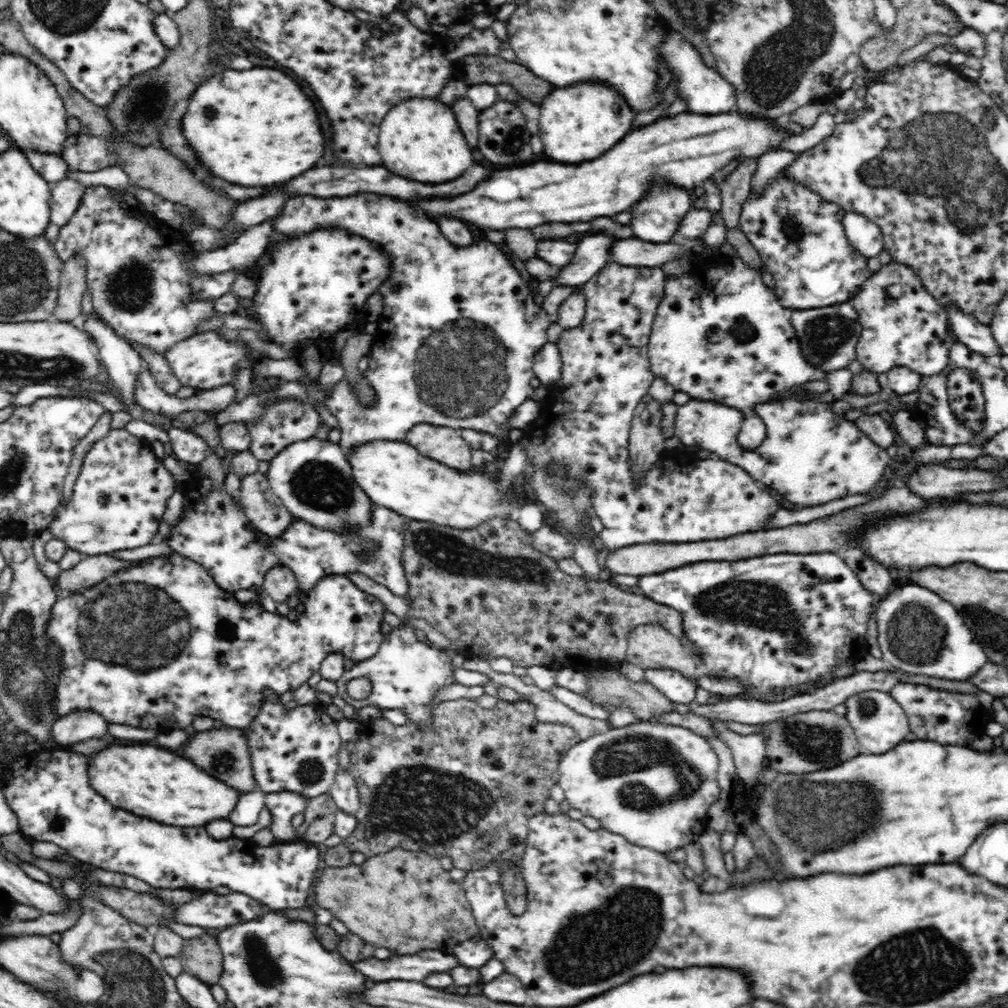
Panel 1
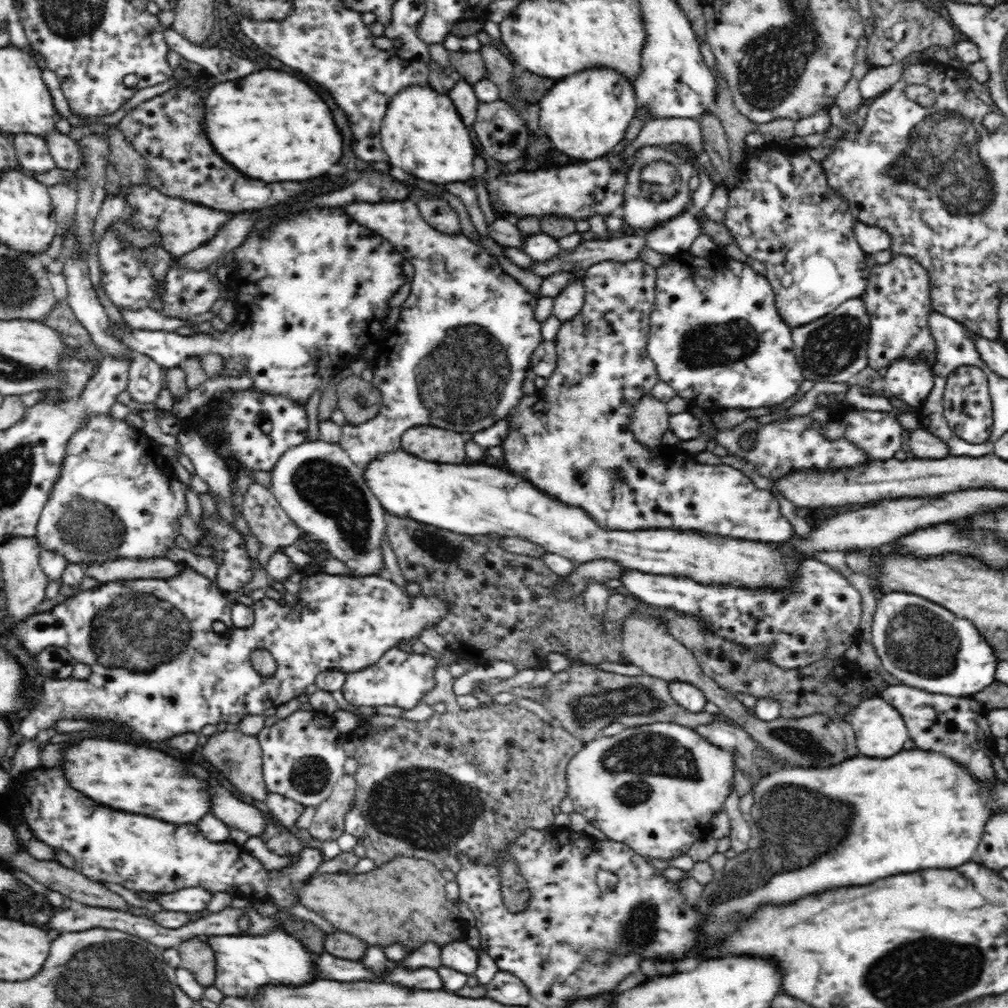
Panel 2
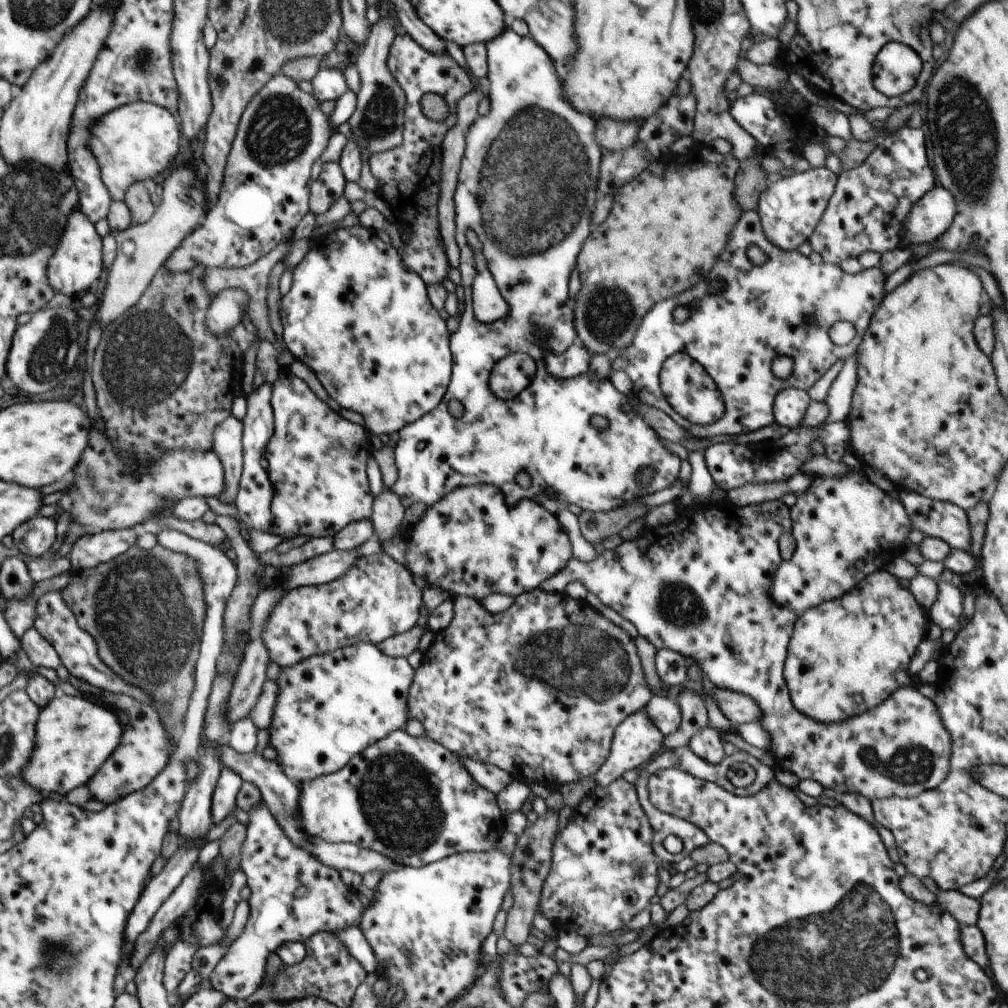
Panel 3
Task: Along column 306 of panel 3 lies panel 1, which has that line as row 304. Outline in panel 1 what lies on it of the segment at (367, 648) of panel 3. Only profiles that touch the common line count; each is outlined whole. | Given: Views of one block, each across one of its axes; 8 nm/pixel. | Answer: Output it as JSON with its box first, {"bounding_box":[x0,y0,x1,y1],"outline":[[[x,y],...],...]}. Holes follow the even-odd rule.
{"bounding_box":[648,252,826,411],"outline":[[[725,252],[724,268],[714,272],[716,278],[712,278],[712,272],[708,272],[708,282],[702,280],[702,278],[689,276],[689,274],[667,278],[663,297],[658,303],[648,346],[649,363],[655,378],[662,378],[666,384],[671,384],[676,391],[686,392],[694,400],[711,400],[737,408],[740,411],[752,409],[754,405],[769,402],[777,398],[786,389],[798,387],[800,384],[812,382],[812,380],[824,380],[826,372],[810,366],[806,362],[805,356],[802,356],[802,346],[791,323],[792,311],[781,305],[775,292],[762,281],[760,273],[756,269],[752,269],[749,264],[744,263],[737,255],[732,252]]]}

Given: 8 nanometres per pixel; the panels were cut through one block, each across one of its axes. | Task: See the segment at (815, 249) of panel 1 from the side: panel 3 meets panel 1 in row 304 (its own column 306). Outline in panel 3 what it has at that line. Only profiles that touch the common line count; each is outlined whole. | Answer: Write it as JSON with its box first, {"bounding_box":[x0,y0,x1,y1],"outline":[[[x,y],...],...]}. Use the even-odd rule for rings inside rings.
{"bounding_box":[299,729,505,867],"outline":[[[405,729],[371,744],[339,771],[299,786],[301,821],[307,835],[329,843],[359,844],[405,867],[421,867],[466,851],[494,849],[505,830],[505,815],[495,794],[472,778],[457,754],[428,735],[412,737]]]}

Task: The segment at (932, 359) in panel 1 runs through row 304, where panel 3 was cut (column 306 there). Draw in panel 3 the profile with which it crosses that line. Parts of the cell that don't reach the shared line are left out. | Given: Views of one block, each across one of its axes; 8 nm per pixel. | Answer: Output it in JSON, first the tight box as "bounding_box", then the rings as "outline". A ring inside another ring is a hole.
{"bounding_box":[208,802,364,1004],"outline":[[[264,802],[248,814],[247,835],[241,848],[241,870],[247,876],[247,885],[251,890],[248,900],[250,916],[242,929],[243,933],[231,942],[225,957],[218,962],[208,977],[214,989],[223,992],[228,999],[237,1001],[239,1004],[244,1004],[246,998],[250,998],[263,984],[266,960],[270,954],[274,954],[279,949],[279,946],[306,942],[313,934],[319,932],[332,934],[346,927],[359,926],[364,910],[358,896],[351,887],[347,887],[342,882],[337,870],[320,864],[320,861],[308,851],[290,842]],[[300,886],[306,888],[306,893],[303,896],[296,896],[294,892]]]}

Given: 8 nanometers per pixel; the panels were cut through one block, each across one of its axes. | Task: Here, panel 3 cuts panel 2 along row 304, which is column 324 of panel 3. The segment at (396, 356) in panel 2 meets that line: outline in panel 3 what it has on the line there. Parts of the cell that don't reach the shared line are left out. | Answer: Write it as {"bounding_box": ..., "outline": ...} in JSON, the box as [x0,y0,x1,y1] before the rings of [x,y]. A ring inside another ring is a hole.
{"bounding_box":[267,368,374,539],"outline":[[[283,368],[278,380],[272,383],[274,434],[267,446],[267,473],[273,486],[271,500],[272,524],[269,530],[283,539],[295,536],[316,538],[335,536],[351,522],[370,519],[374,496],[367,477],[367,462],[373,454],[366,427],[344,419],[308,387],[308,384]]]}

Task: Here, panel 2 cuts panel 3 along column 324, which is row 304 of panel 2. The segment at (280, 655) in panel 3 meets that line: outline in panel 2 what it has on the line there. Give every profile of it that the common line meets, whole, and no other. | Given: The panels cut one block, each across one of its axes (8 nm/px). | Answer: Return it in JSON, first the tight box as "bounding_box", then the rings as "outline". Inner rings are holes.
{"bounding_box":[501,259,795,543],"outline":[[[642,259],[618,262],[614,260],[596,263],[588,268],[586,278],[582,281],[585,288],[585,299],[582,310],[572,317],[572,320],[561,321],[555,339],[557,365],[554,372],[547,378],[547,384],[537,389],[532,395],[526,395],[516,408],[509,414],[510,428],[508,435],[501,443],[504,460],[503,468],[508,472],[521,475],[535,488],[546,491],[562,502],[577,506],[590,514],[598,526],[606,531],[628,530],[641,531],[642,529],[672,528],[684,531],[696,531],[704,535],[720,535],[735,539],[762,541],[767,543],[786,542],[795,534],[792,524],[780,513],[780,504],[768,490],[758,489],[749,477],[742,471],[729,465],[706,465],[702,463],[689,463],[683,466],[680,460],[672,460],[662,451],[662,448],[644,446],[634,437],[631,429],[631,415],[636,403],[646,394],[650,393],[659,381],[658,371],[653,360],[647,355],[649,340],[650,313],[655,304],[655,287],[658,280],[657,267],[654,263]]]}

